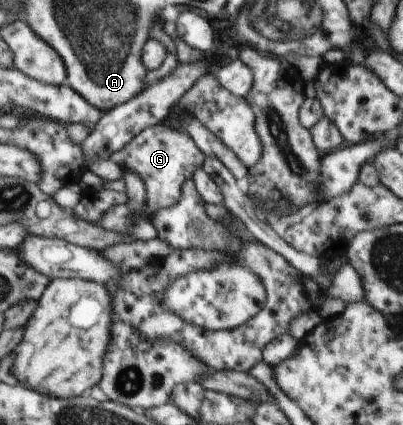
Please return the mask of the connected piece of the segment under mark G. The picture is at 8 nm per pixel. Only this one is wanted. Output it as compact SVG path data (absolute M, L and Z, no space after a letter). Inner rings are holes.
M162 122L139 133L126 147L113 151L109 160L139 175L145 183L146 210L153 215L162 208L177 204L181 199L181 185L184 185L187 179L193 178L193 169L199 169L203 165L203 157L205 154L200 152L191 137L177 129L171 129L169 125L165 126Z

